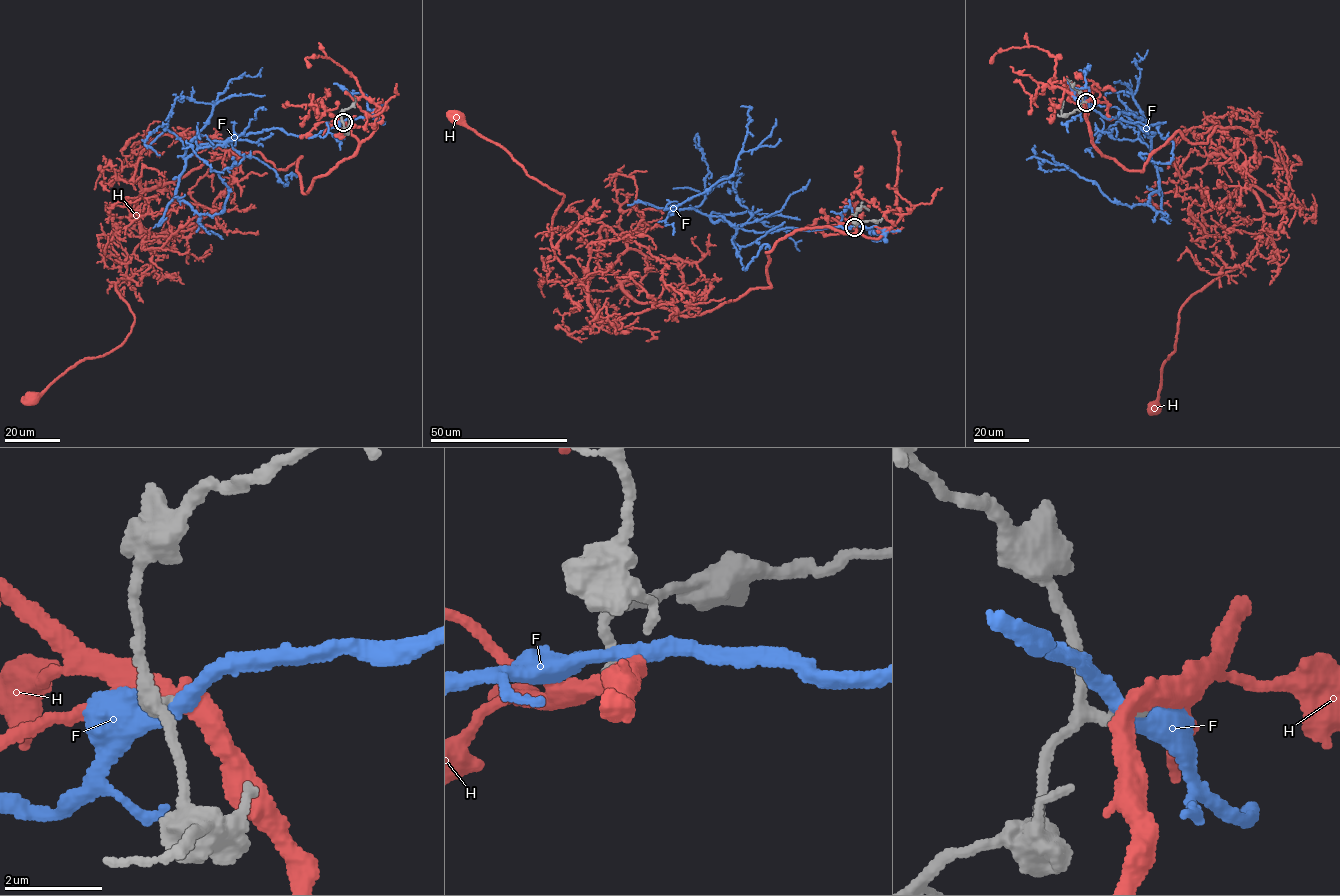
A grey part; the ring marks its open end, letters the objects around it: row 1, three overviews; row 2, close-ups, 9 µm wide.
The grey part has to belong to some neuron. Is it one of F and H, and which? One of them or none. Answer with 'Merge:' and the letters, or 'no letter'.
Merge: no letter

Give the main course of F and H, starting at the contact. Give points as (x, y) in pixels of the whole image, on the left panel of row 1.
F: (342, 121), (312, 137), (265, 129), (199, 148), (175, 193), (212, 216), (223, 211), (228, 187), (182, 148)
H: (343, 121), (358, 148), (306, 192), (301, 157), (258, 152), (143, 192), (131, 332), (32, 397)

